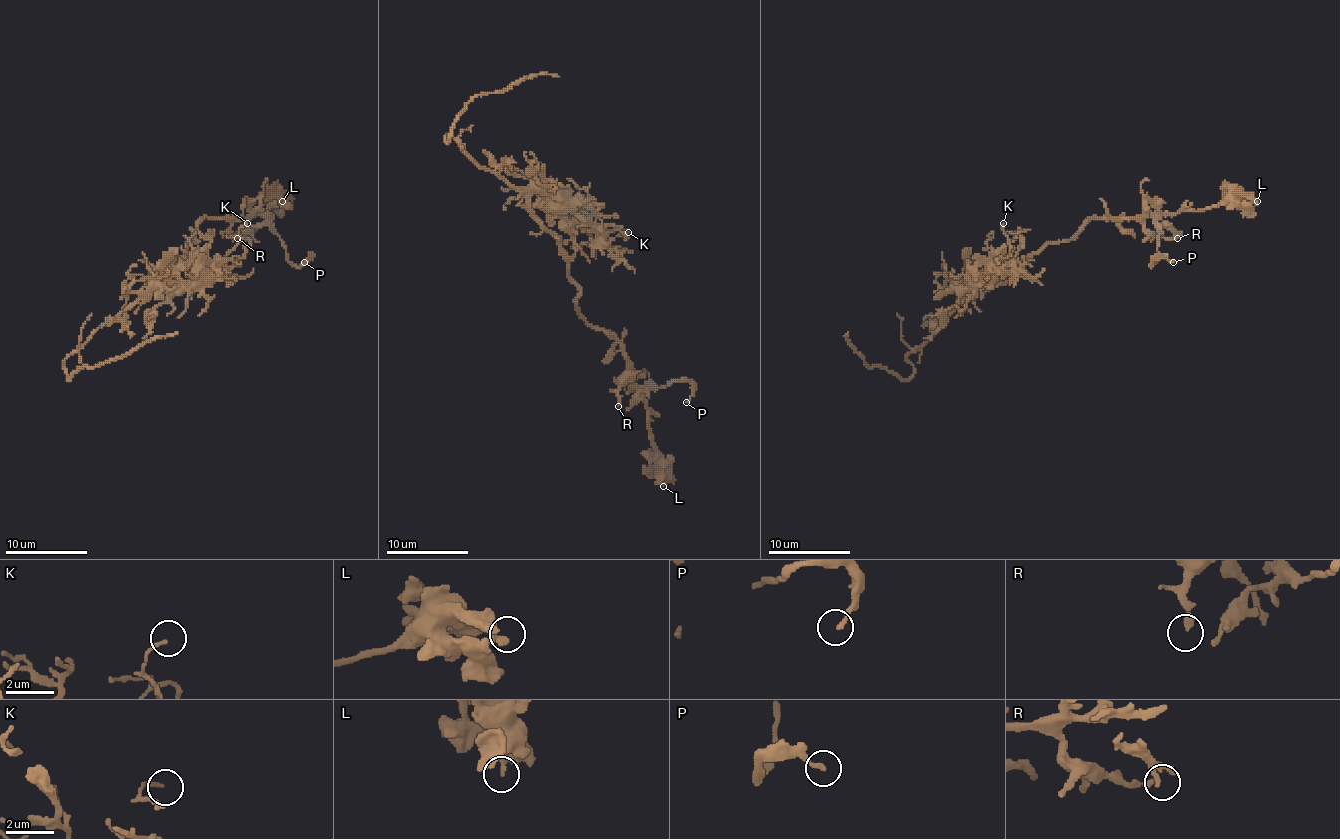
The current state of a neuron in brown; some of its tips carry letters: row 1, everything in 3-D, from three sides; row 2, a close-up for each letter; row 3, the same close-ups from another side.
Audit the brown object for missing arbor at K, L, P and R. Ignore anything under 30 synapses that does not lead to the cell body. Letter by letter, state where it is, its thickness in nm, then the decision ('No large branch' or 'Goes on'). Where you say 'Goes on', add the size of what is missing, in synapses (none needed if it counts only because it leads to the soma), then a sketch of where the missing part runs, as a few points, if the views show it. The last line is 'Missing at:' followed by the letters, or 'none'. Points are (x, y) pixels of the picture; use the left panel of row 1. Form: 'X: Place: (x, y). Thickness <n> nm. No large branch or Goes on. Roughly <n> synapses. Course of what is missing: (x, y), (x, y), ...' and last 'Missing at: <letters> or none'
K: Place: (247, 223). Thickness 130 nm. No large branch
L: Place: (282, 201). Thickness 240 nm. No large branch
P: Place: (304, 262). Thickness 160 nm. No large branch
R: Place: (237, 238). Thickness 140 nm. No large branch
Missing at: none

